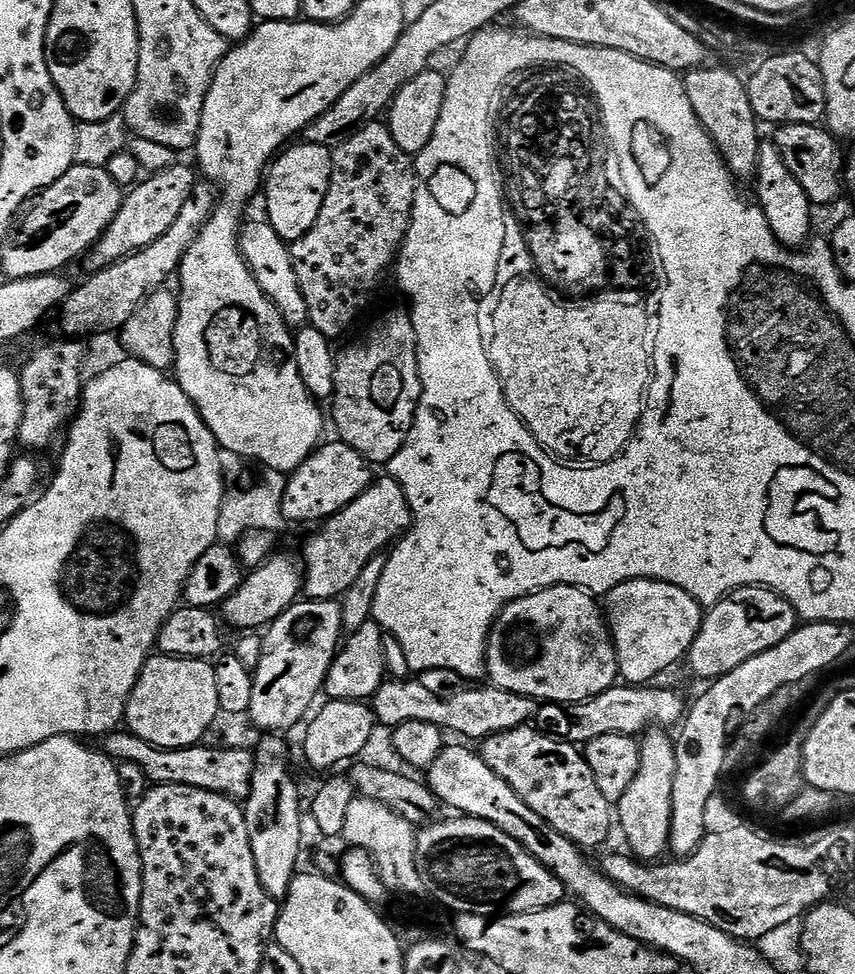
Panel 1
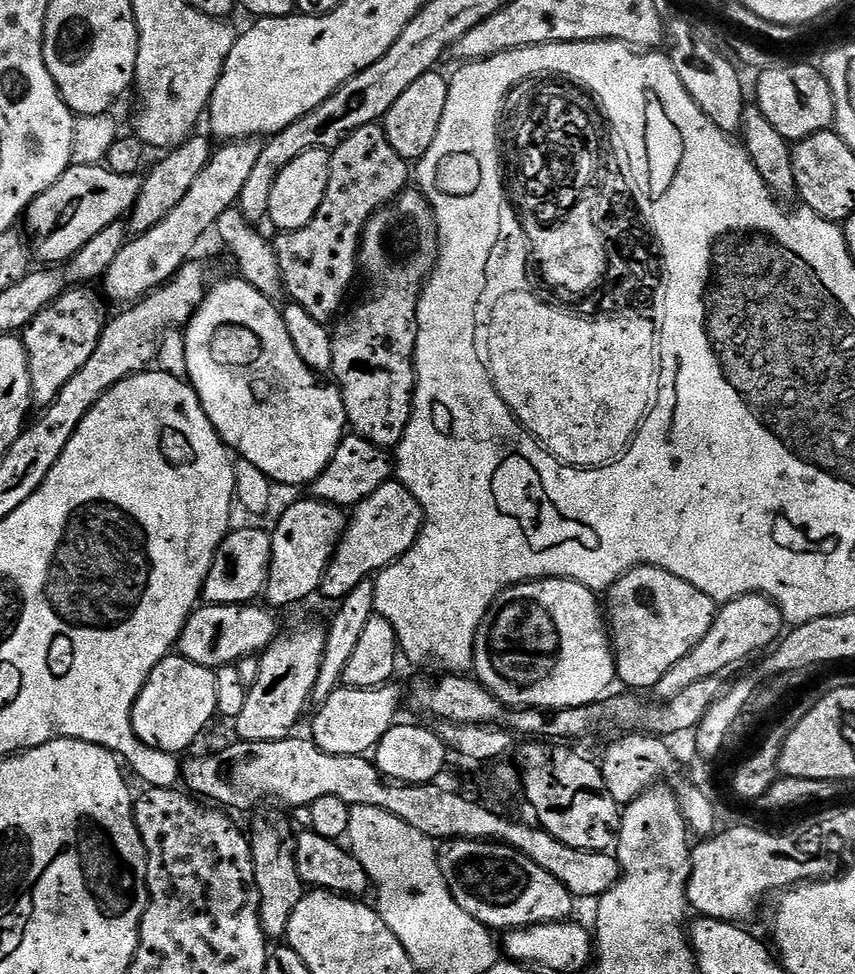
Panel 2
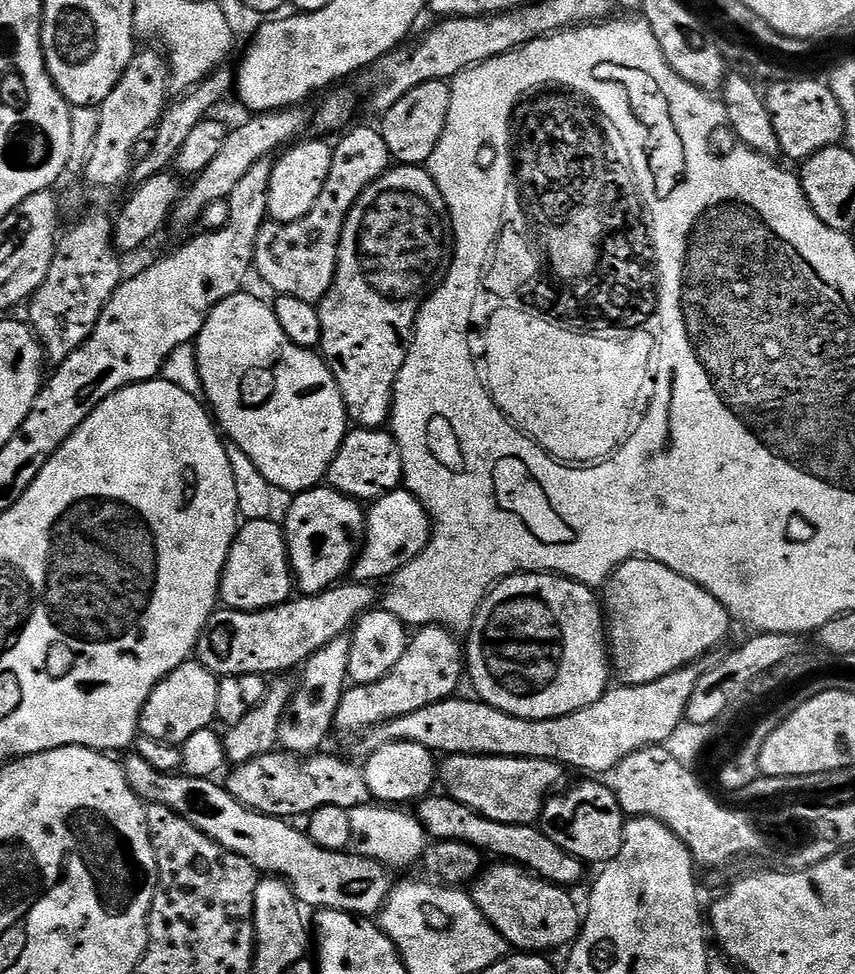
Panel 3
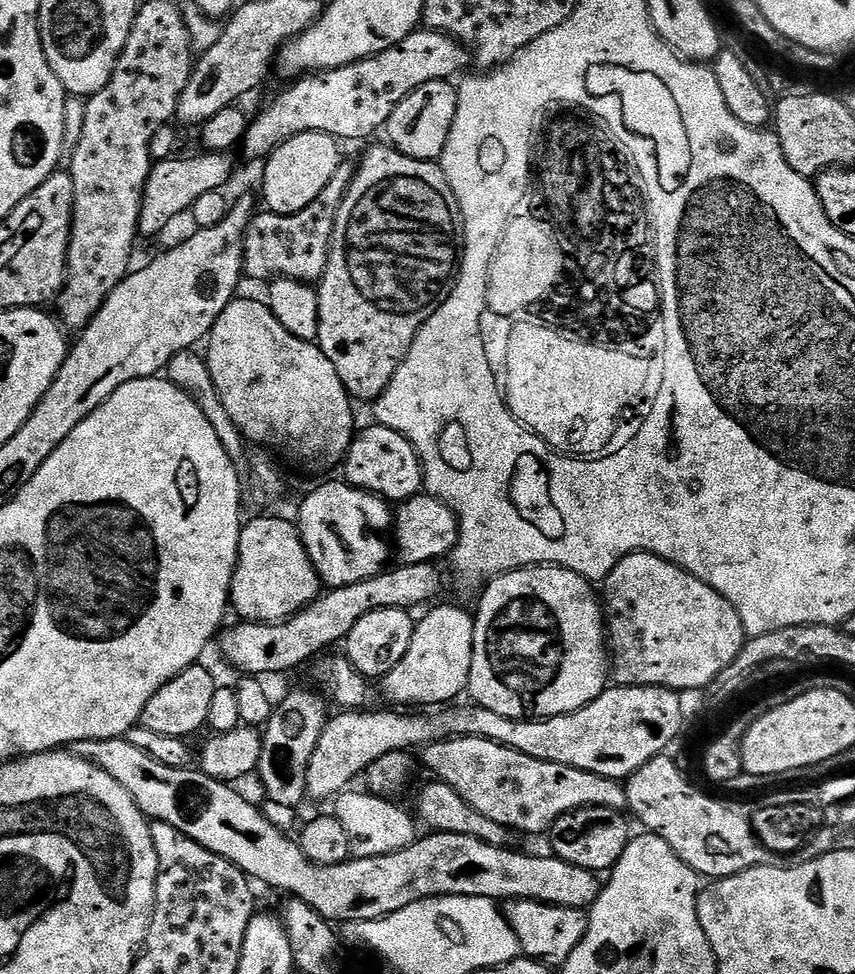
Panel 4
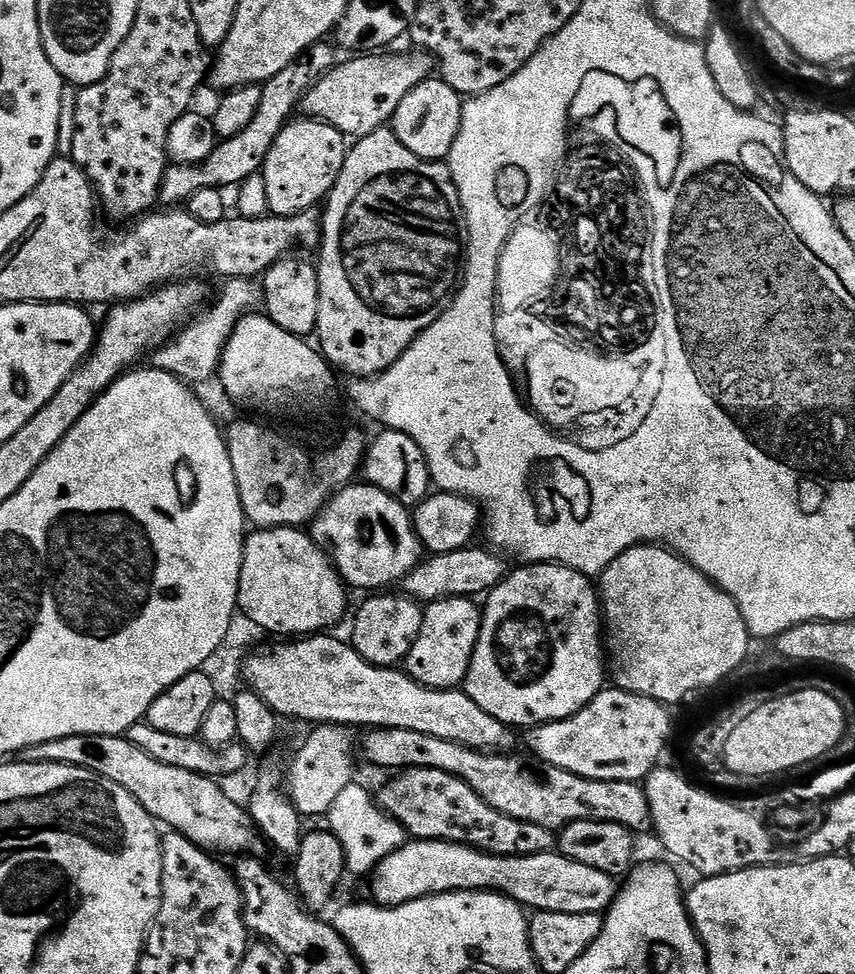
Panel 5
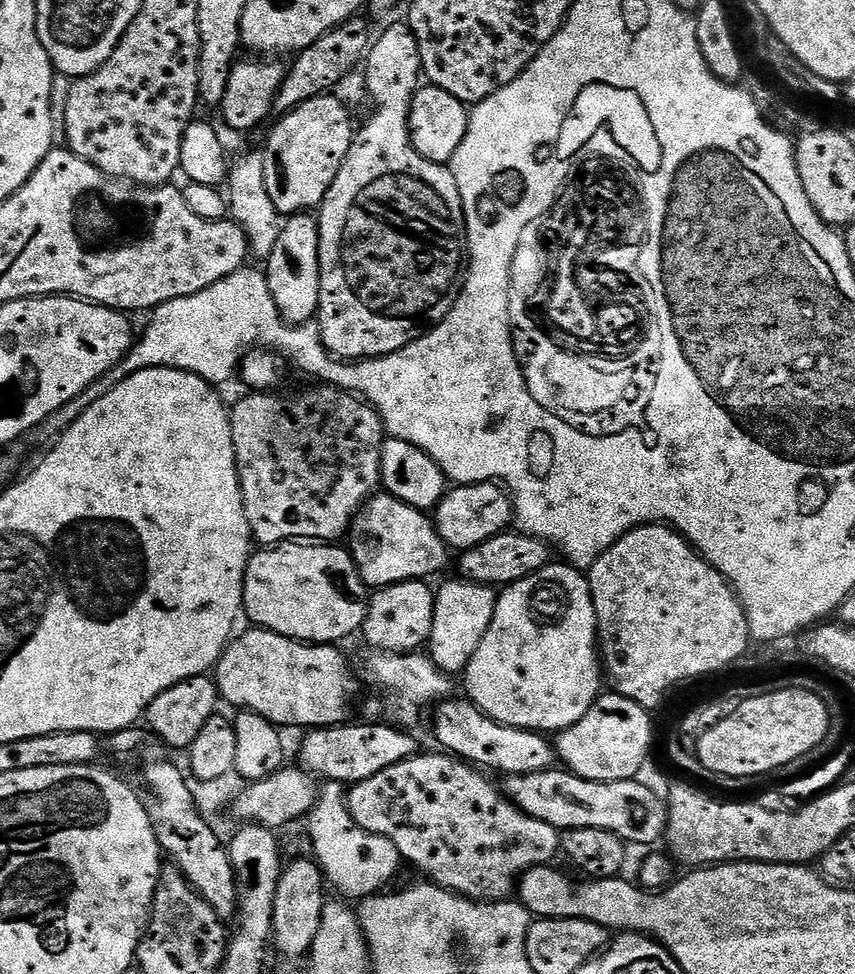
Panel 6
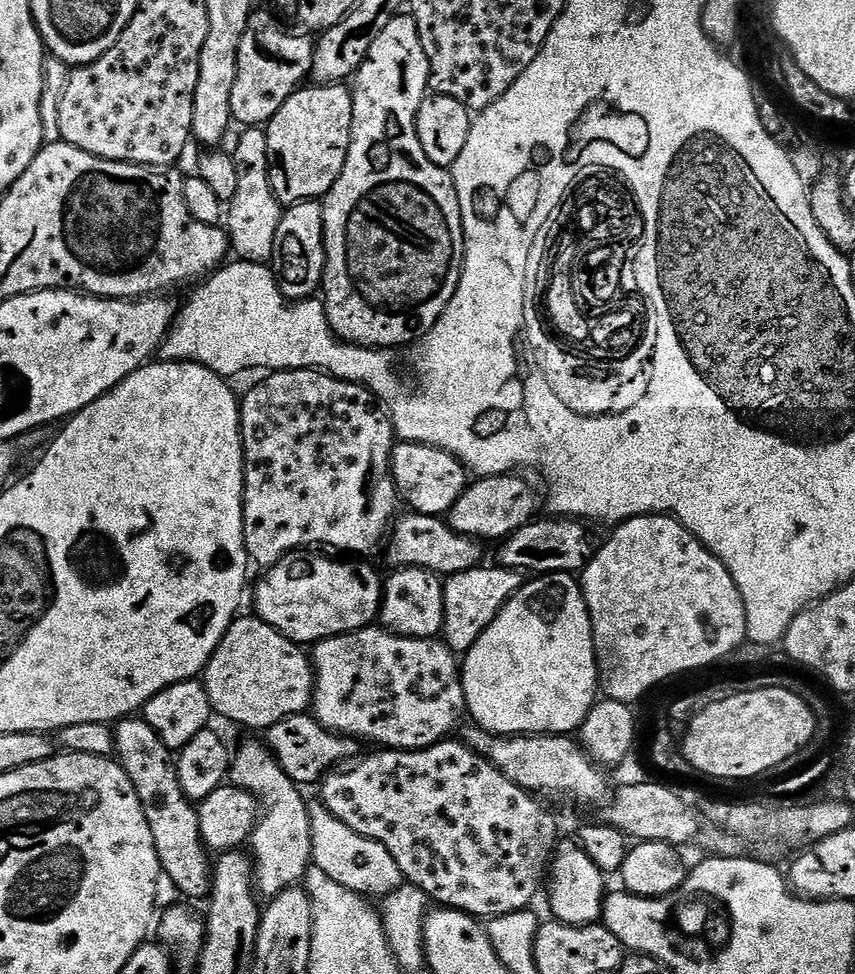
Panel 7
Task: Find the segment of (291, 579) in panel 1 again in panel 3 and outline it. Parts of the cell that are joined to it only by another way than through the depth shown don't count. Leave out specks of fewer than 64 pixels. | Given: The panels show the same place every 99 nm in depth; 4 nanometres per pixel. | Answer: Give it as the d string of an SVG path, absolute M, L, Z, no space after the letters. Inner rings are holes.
M327 486L295 493L291 500L292 505L282 519L282 527L294 584L303 595L317 596L327 588L336 587L351 573L364 546L366 512L361 501Z

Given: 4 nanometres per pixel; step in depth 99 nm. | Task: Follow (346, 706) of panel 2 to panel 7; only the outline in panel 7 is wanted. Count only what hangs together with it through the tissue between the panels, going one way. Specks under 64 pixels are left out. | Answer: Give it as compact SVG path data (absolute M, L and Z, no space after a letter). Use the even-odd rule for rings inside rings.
M475 567L470 570L462 570L462 574L454 574L444 580L444 631L442 639L453 652L463 654L471 650L474 642L478 642L480 635L488 629L490 622L504 608L504 603L514 595L522 583L521 573L512 571L511 568L493 568Z

